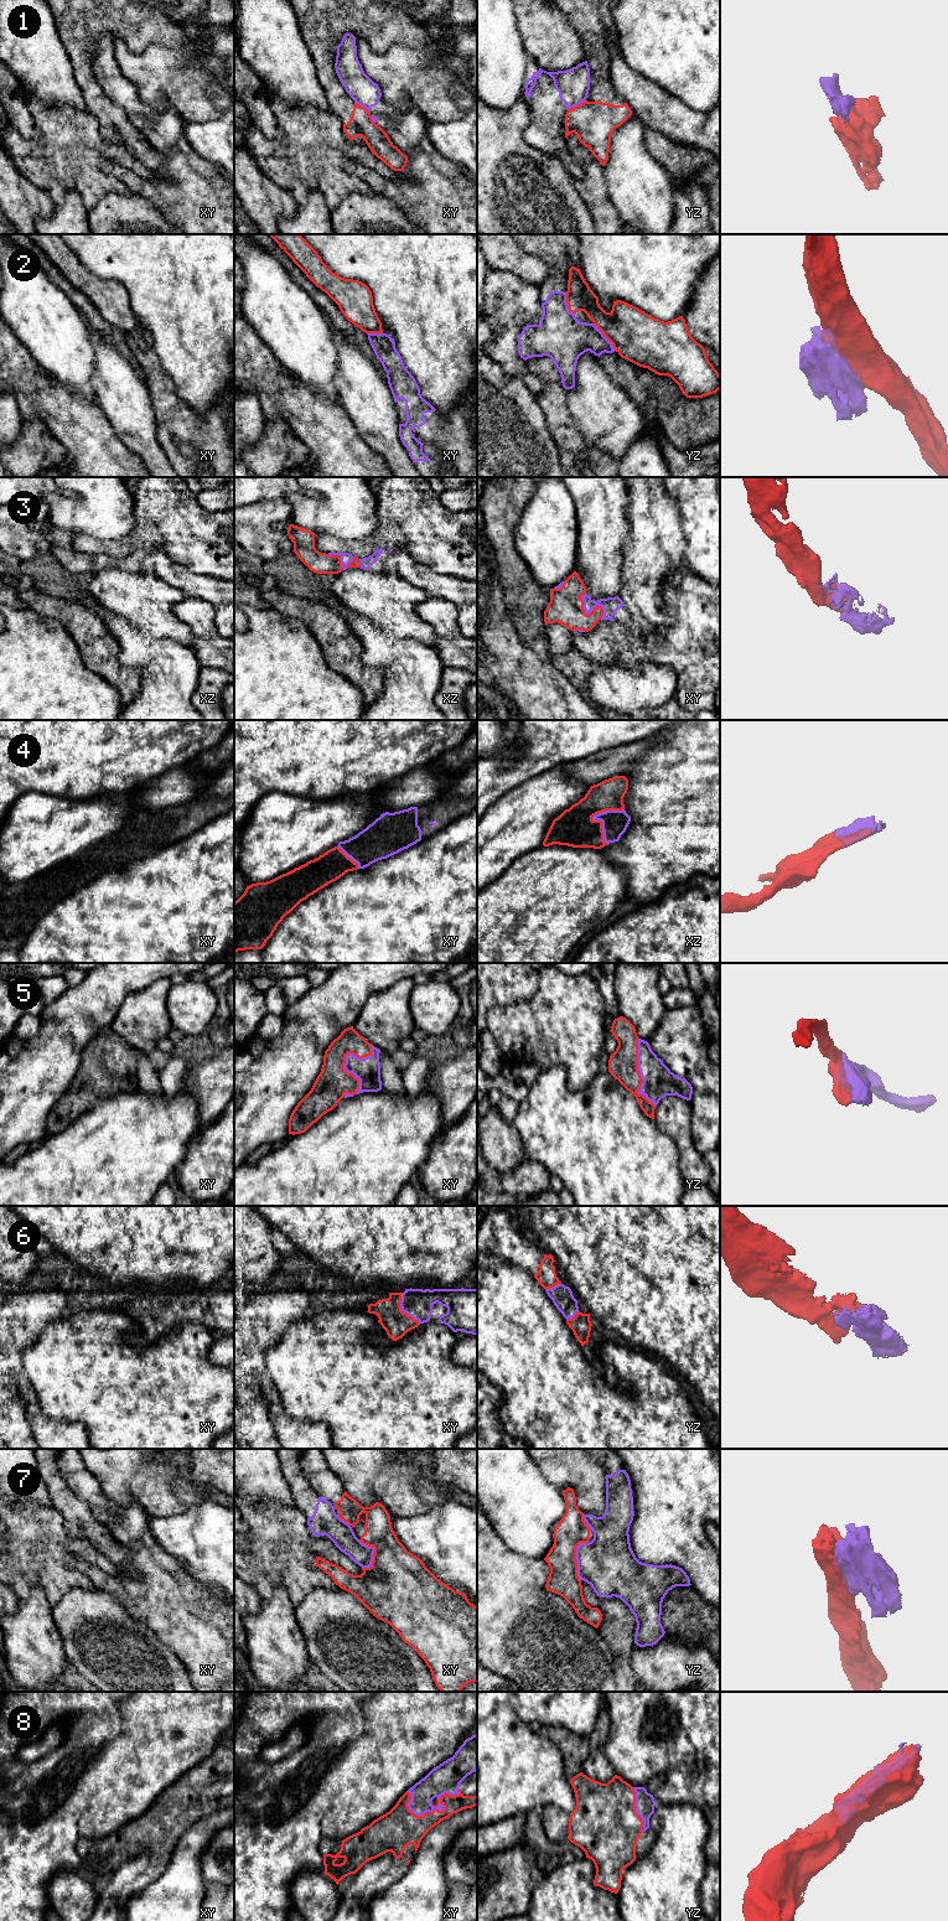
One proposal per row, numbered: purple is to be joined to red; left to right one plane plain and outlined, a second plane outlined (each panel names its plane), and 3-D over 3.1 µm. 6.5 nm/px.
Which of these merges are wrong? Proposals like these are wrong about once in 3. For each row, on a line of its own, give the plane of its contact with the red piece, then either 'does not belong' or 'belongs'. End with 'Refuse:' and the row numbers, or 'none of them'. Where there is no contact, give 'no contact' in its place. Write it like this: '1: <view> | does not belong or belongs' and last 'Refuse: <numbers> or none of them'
1: yz | does not belong
2: yz | does not belong
3: xy | belongs
4: xz | belongs
5: xy | belongs
6: xy | belongs
7: yz | does not belong
8: xy | belongs
Refuse: 1, 2, 7

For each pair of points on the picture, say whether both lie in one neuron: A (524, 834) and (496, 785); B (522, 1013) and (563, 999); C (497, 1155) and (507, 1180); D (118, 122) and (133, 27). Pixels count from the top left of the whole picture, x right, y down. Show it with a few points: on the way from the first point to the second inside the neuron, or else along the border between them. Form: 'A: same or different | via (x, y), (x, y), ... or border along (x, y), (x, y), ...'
A: different | border along (527, 780), (504, 792), (490, 807)
B: same | via (532, 1013), (549, 1013), (553, 1009)
C: different | border along (524, 1158), (513, 1170), (498, 1175)
D: same | via (92, 91), (84, 77), (84, 43), (102, 27)

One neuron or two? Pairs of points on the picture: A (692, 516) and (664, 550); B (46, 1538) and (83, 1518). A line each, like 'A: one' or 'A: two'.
A: two
B: two

